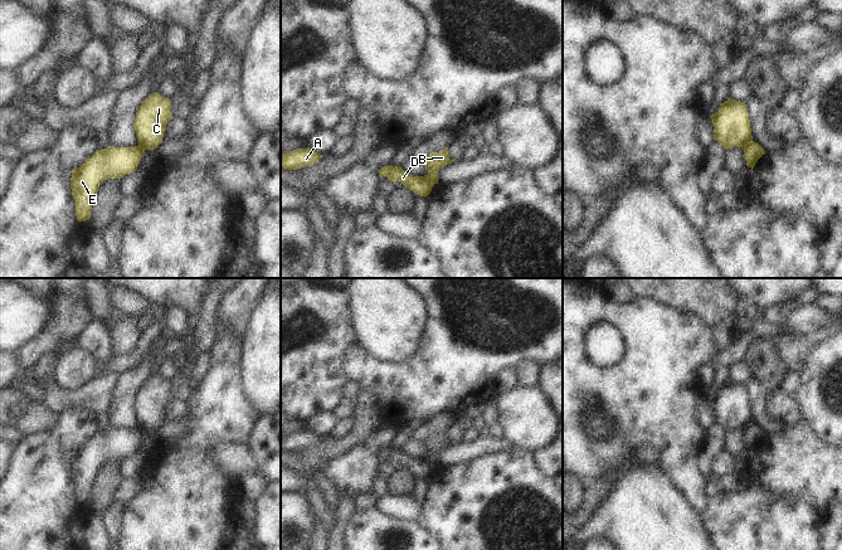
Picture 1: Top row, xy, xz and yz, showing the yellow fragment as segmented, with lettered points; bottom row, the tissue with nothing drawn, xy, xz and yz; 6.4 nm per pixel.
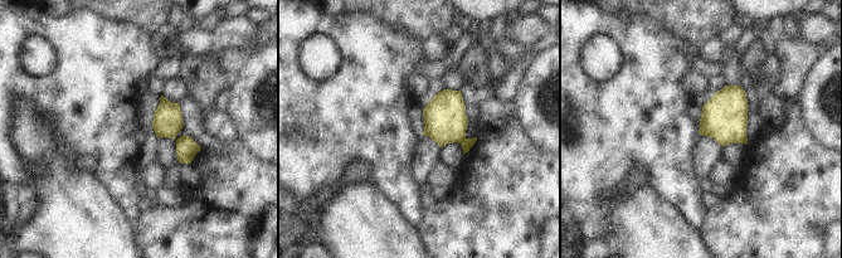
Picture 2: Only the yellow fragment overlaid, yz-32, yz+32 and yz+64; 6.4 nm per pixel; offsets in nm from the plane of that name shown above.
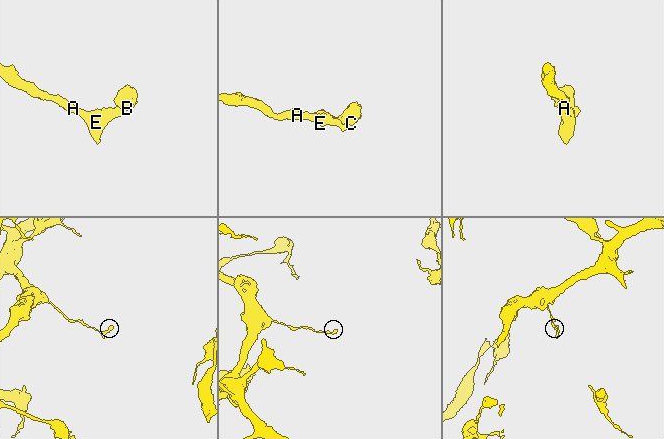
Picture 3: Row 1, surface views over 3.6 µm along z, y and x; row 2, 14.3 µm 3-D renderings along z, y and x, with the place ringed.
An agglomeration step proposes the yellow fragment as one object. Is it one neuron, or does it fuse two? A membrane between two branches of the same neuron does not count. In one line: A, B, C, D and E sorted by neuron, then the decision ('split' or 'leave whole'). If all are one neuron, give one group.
groups A D E / B C; split

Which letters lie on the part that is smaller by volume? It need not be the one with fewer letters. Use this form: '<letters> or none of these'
B, C

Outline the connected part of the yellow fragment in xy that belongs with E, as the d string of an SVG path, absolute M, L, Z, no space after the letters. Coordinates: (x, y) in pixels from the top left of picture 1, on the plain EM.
M138 427L109 428L97 432L82 448L72 451L70 471L79 505L91 500L91 491L101 464L135 454L143 435L145 430Z

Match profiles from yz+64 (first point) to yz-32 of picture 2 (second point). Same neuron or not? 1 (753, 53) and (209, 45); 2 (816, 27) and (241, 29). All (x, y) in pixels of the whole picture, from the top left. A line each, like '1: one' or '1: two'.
1: two
2: one

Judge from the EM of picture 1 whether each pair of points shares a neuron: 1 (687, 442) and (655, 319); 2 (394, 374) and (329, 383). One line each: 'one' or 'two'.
1: one
2: two

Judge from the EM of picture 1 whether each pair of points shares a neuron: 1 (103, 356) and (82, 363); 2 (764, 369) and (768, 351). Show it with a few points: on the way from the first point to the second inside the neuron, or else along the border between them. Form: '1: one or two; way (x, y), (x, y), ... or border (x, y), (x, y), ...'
1: two; border (77, 344), (92, 356), (97, 366)
2: one; way (764, 365), (764, 355)

